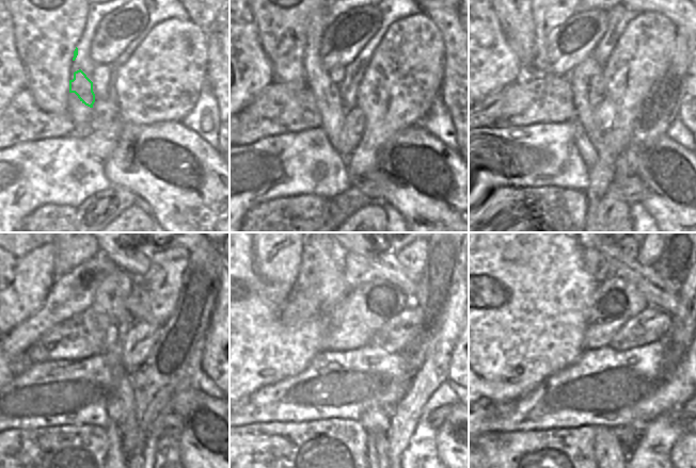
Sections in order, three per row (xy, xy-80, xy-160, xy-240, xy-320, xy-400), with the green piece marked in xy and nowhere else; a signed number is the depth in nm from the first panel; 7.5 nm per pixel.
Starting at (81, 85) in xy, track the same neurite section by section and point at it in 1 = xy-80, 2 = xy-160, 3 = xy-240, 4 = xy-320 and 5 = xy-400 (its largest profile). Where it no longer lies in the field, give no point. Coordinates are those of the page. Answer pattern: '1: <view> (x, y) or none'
1: xy-80 (326, 93)
2: xy-160 (548, 15)
3: xy-240 (69, 254)
4: xy-320 (376, 421)
5: xy-400 (610, 449)

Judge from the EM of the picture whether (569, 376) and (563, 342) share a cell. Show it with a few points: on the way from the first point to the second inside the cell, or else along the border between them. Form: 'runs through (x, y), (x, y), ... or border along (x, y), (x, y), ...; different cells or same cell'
border along (584, 351), (569, 365), (544, 378); different cells

